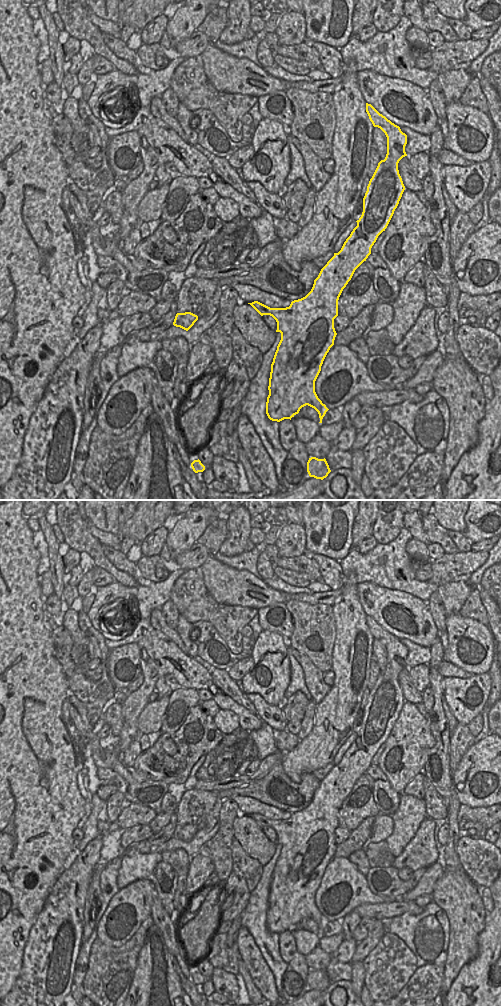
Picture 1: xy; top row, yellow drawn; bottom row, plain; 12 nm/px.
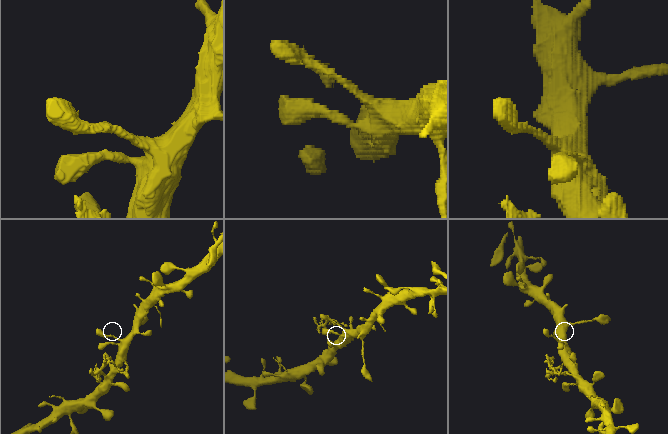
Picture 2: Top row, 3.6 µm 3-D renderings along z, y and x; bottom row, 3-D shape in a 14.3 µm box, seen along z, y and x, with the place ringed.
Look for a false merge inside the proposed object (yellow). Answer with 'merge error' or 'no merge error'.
no merge error

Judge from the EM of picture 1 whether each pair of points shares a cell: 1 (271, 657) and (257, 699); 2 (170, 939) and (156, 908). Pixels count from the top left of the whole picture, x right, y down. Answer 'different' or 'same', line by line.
1: different
2: same

